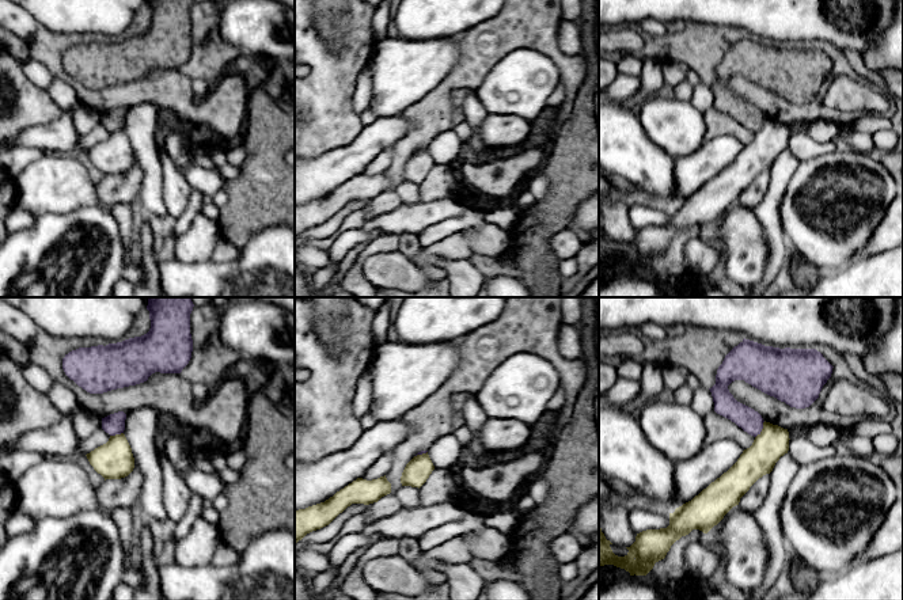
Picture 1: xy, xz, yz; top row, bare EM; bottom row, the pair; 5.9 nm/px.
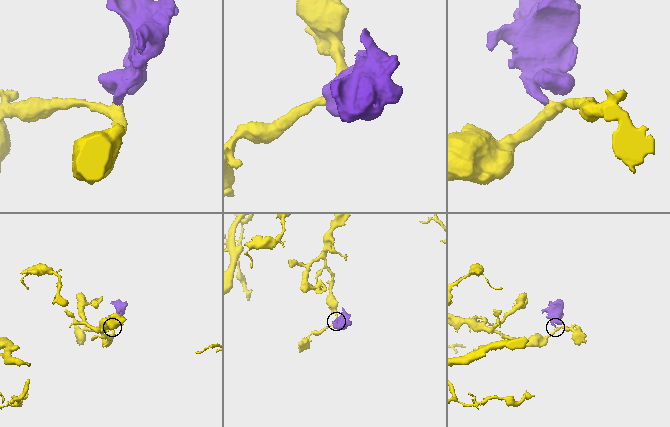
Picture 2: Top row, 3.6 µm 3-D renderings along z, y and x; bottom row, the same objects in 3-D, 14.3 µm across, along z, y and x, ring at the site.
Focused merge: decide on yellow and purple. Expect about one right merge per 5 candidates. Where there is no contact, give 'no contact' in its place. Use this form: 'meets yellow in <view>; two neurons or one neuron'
meets yellow in yz; two neurons

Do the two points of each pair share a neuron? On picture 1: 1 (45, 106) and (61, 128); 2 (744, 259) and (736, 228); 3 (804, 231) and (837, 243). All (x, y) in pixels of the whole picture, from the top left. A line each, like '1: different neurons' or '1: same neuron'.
1: different neurons
2: same neuron
3: same neuron

